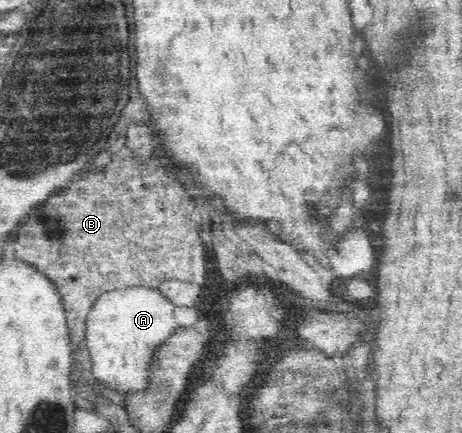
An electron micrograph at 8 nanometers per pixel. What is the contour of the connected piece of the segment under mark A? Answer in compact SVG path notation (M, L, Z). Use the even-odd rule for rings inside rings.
M122 285L98 296L88 313L84 338L96 380L119 394L146 390L152 354L178 326L174 308L159 289L146 285Z

